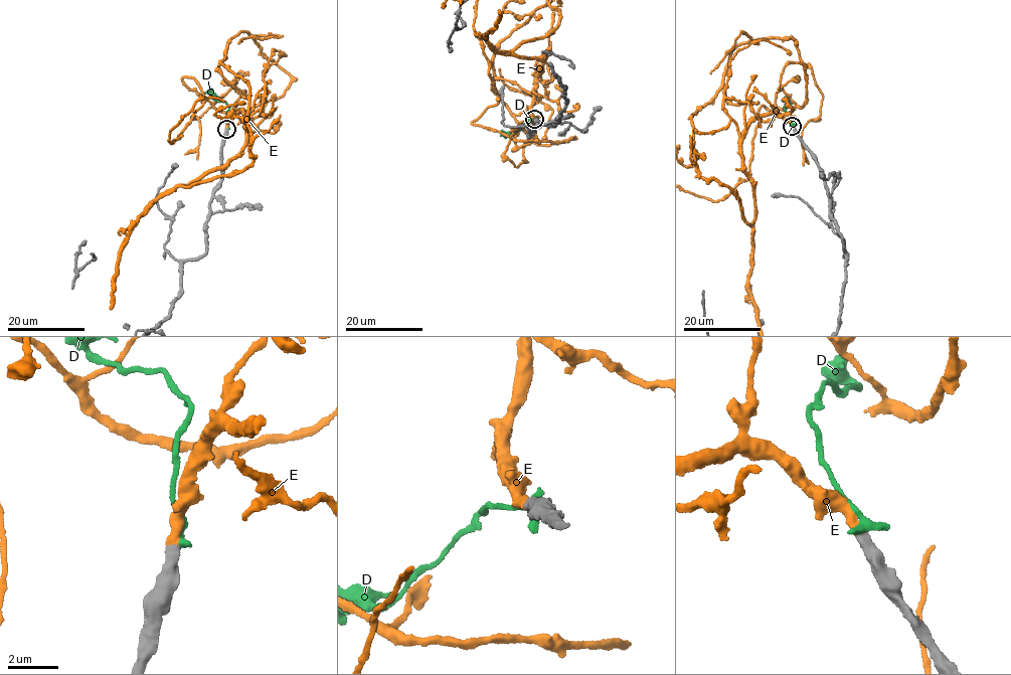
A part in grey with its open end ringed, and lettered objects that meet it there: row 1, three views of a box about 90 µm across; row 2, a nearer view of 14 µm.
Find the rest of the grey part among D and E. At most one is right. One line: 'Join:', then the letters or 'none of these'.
Join: E

